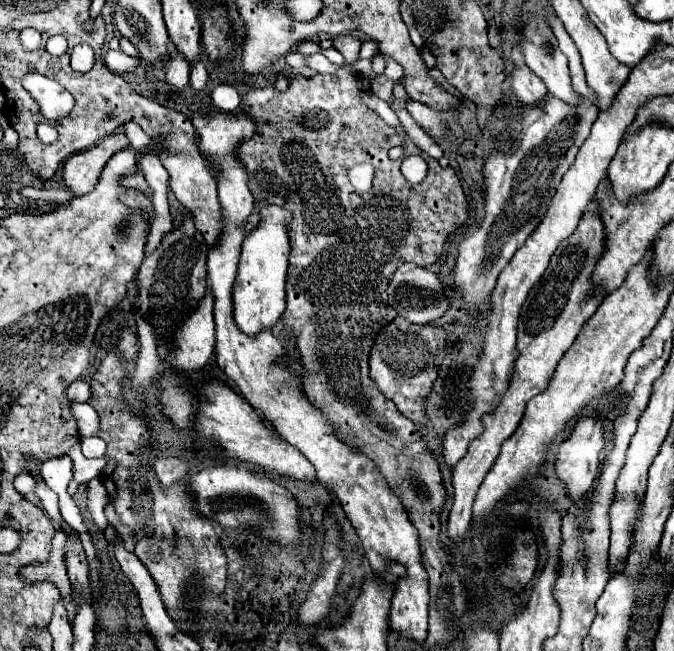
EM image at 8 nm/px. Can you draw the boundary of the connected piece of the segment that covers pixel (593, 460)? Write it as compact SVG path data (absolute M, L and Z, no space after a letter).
M593 415L581 417L571 433L571 437L567 441L563 441L559 445L559 453L557 453L557 475L567 483L569 495L575 499L575 503L583 503L583 495L587 495L587 491L591 491L595 477L599 475L599 453L603 449L603 429L601 429L601 421L595 419Z

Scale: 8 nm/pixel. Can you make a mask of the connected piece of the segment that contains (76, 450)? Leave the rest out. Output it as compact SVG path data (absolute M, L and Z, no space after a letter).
M79 443L73 447L73 451L69 453L69 457L73 461L73 479L69 483L67 492L69 495L73 495L73 493L77 492L79 485L85 485L93 477L99 477L101 475L103 467L105 467L105 459L103 457L101 459L87 459L87 457L83 457Z

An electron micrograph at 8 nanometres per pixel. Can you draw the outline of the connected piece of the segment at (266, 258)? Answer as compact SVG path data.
M265 199L259 201L259 225L247 235L241 249L239 279L235 279L233 303L235 321L241 331L255 335L259 327L271 329L285 311L285 281L289 269L289 225L291 213L283 207L271 205Z

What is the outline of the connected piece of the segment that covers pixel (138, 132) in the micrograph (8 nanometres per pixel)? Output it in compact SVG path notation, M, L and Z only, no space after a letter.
M127 121L127 123L123 125L123 133L127 135L129 143L131 143L133 147L137 147L137 149L143 149L145 145L149 145L149 135L147 135L137 123L133 123L133 121Z

